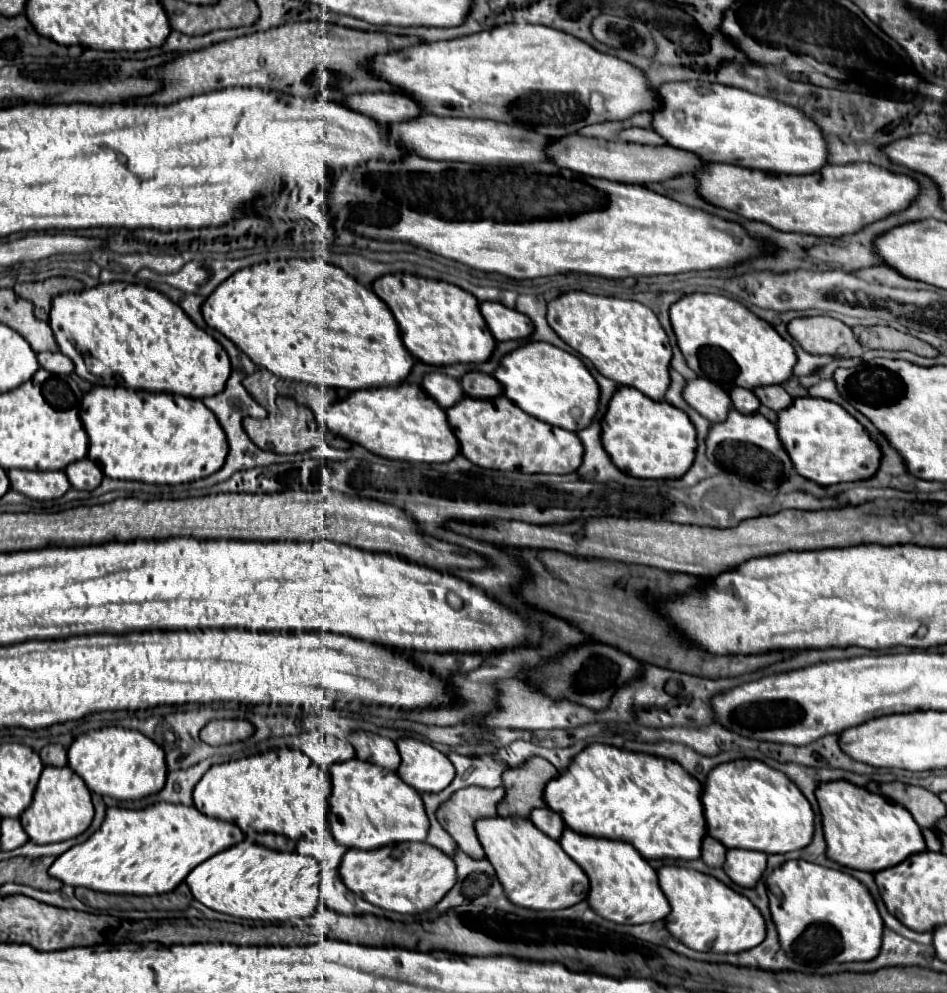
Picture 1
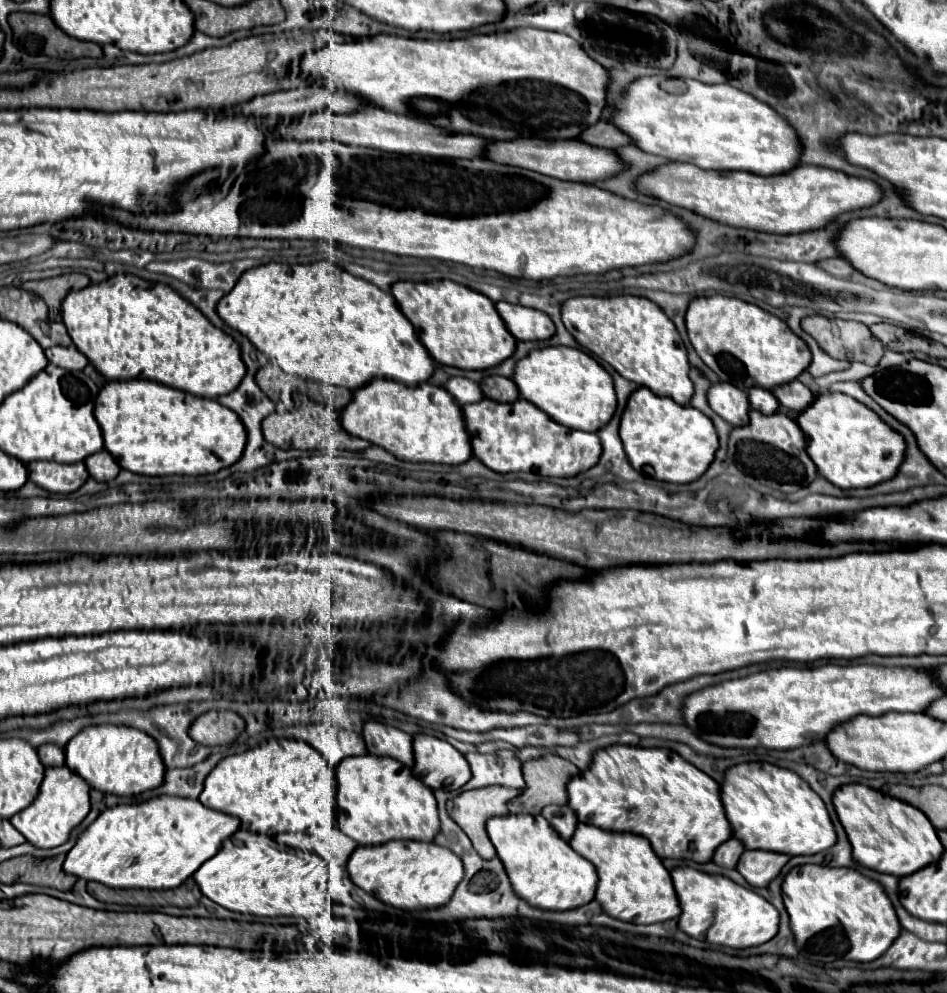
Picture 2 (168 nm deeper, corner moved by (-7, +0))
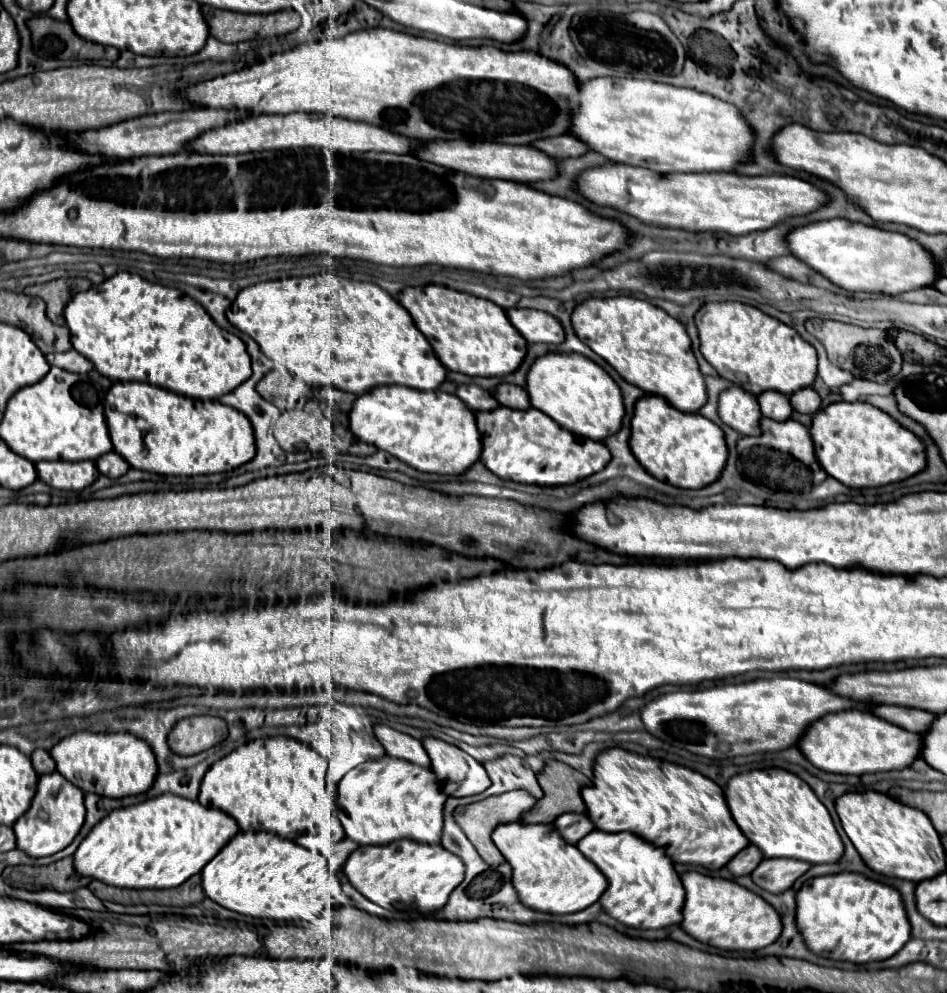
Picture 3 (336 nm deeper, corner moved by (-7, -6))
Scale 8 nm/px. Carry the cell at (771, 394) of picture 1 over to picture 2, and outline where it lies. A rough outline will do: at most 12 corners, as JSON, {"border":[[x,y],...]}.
{"border":[[799,380],[773,388],[781,406],[803,412],[815,400]]}

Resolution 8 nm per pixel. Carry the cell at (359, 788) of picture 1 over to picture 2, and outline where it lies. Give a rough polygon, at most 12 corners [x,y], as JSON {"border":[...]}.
{"border":[[337,768],[337,824],[361,846],[433,840],[437,800],[411,768]]}

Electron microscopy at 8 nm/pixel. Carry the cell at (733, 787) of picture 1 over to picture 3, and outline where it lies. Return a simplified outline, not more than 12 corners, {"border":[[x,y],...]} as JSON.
{"border":[[737,774],[725,798],[765,858],[837,862],[843,842],[809,784]]}

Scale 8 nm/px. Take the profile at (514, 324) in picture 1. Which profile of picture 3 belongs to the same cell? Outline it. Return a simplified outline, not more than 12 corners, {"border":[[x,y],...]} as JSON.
{"border":[[509,308],[529,344],[561,344],[565,332],[547,312]]}

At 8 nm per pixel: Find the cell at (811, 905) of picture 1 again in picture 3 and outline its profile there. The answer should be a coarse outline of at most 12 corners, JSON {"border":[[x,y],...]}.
{"border":[[855,872],[795,894],[807,948],[891,958],[911,938],[901,894]]}

